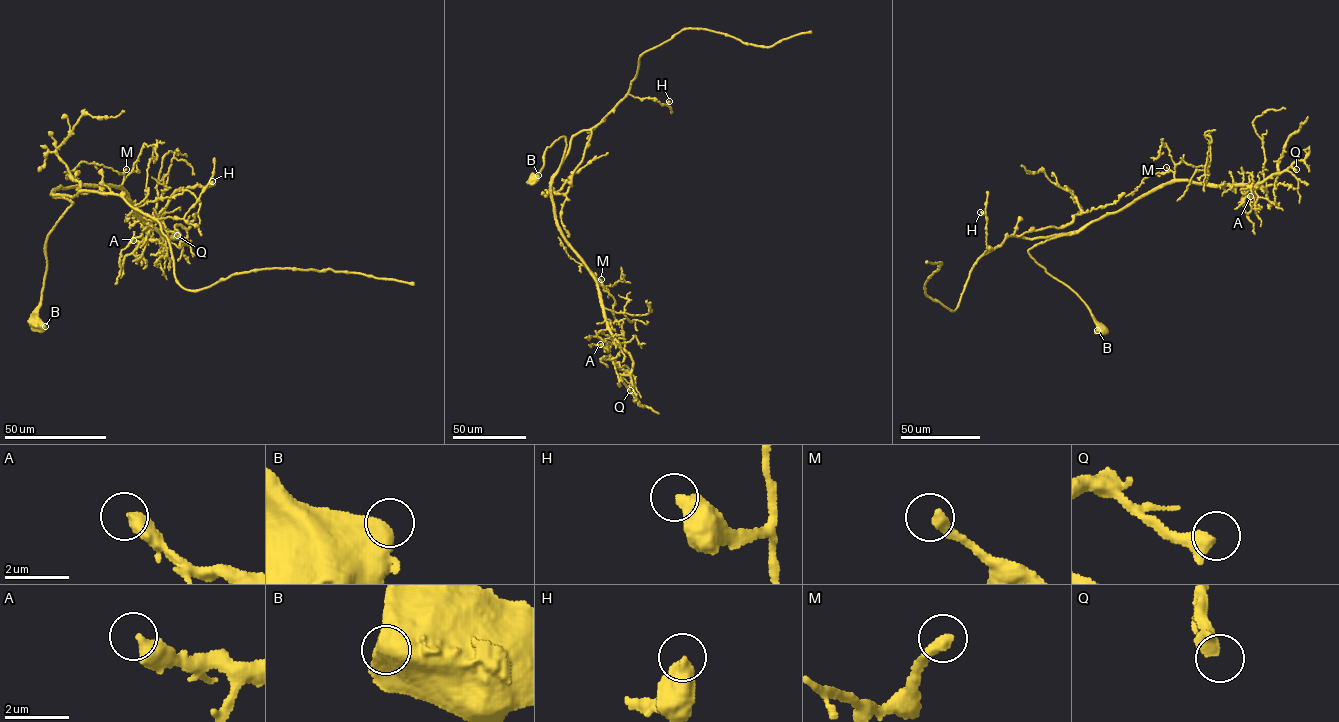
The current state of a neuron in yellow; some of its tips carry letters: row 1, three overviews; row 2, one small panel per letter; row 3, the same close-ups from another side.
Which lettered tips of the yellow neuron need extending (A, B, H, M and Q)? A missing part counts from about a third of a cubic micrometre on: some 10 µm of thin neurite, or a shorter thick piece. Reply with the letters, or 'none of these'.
M

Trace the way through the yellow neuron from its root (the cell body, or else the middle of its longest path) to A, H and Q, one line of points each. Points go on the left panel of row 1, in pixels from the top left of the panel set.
A: (37, 324), (46, 239), (72, 203), (53, 197), (55, 190), (121, 188), (153, 229), (133, 240)
H: (37, 324), (46, 239), (72, 203), (64, 195), (112, 192), (155, 219), (183, 218), (212, 181)
Q: (37, 324), (46, 239), (72, 203), (55, 190), (121, 188), (164, 239), (177, 235)

